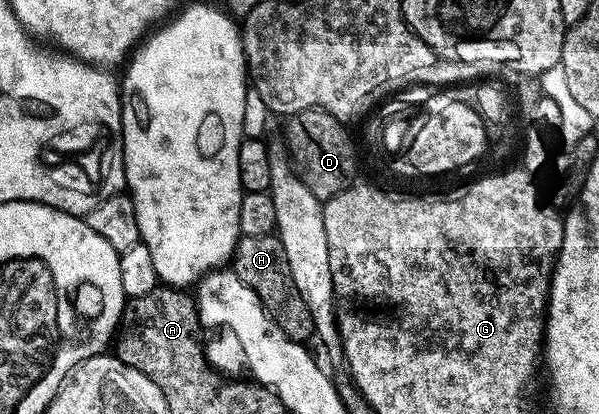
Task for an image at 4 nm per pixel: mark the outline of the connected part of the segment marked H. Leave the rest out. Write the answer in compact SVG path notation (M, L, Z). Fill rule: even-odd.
M277 234L264 237L248 237L242 235L234 247L232 269L256 297L264 305L270 319L284 329L284 333L292 341L300 344L314 335L314 318L308 313L308 305L304 305L304 297L300 297L300 289L296 289L296 281L292 281L292 273L288 269L288 257L284 253L284 245L278 240Z

